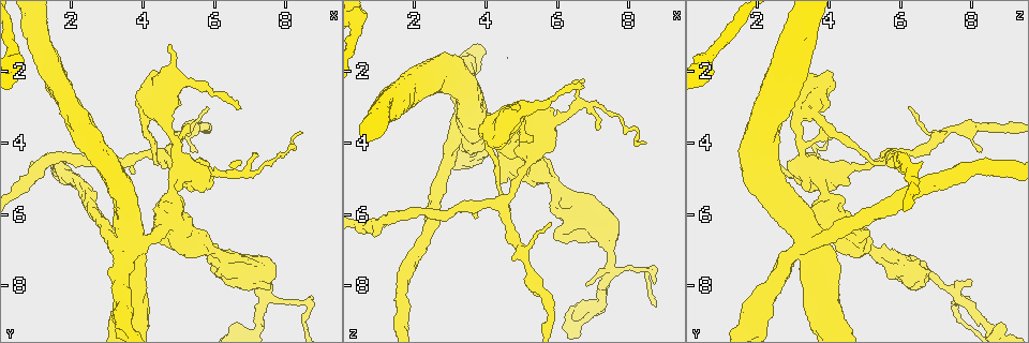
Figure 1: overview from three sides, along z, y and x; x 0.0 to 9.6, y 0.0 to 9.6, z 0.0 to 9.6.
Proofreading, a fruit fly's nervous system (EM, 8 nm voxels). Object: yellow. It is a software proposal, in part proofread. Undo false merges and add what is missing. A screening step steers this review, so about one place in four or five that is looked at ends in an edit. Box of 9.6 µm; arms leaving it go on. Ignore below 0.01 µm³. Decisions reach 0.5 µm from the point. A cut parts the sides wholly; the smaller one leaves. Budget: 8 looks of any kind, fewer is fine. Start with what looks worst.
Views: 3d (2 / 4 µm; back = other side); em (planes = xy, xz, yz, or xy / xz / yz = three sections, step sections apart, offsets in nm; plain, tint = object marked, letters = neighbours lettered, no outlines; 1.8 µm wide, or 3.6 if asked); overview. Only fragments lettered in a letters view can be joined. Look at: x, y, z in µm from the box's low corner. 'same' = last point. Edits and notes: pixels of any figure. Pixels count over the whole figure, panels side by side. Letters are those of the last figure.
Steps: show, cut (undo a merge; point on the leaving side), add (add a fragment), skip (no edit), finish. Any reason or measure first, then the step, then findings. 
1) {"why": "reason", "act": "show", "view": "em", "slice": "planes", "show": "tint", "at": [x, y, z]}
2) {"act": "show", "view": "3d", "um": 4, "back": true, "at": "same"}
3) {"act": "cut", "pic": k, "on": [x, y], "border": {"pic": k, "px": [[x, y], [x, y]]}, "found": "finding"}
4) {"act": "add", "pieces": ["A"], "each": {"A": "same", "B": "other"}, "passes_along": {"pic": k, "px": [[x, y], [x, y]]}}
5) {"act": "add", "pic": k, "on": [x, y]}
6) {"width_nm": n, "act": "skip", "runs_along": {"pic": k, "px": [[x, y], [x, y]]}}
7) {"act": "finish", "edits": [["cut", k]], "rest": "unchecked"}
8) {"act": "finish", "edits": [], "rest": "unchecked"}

{"why": "sharp bend", "act": "show", "view": "3d", "um": 4, "at": [6.80, 7.50, 6.15]}

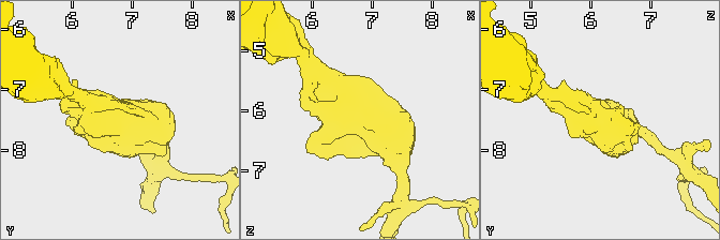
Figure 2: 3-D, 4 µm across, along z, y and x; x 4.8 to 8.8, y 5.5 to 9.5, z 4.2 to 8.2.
{"act": "show", "view": "em", "um": 3.6, "slice": "planes", "show": "tint", "at": [6.85, 7.55, 6.15]}

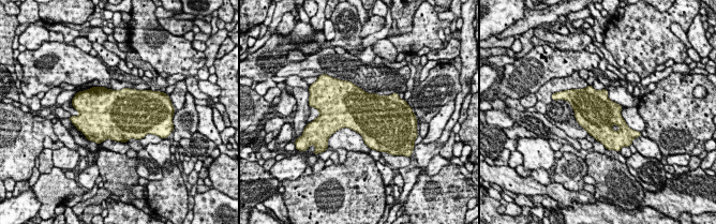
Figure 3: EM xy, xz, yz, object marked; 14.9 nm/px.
{"act": "show", "view": "em", "um": 3.6, "slice": "planes", "show": "letters", "at": "same"}

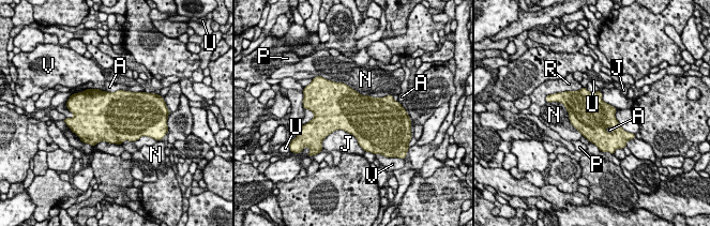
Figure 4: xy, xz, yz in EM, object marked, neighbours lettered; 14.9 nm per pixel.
{"width_nm": 600, "act": "skip", "each": {"A": "other", "J": "other", "N": "other", "P": "other", "R": "other", "U": "other", "V": "other"}, "found": "continuous, no second neuron"}

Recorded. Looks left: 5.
{"why": "arms part here", "act": "show", "view": "3d", "um": 4, "at": [4.85, 4.10, 3.30]}

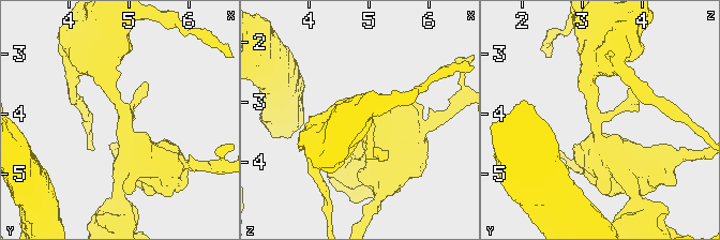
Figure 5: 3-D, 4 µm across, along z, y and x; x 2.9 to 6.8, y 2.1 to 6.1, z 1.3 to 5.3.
{"act": "show", "view": "em", "um": 3.6, "slice": "planes", "show": "letters", "at": [4.95, 4.10, 3.25]}

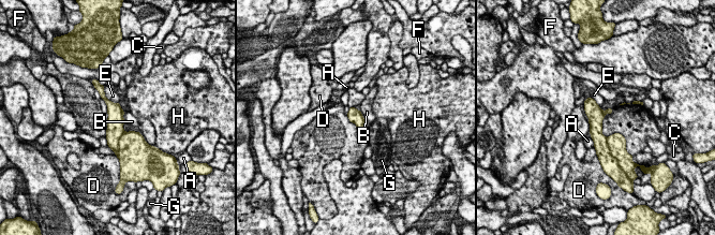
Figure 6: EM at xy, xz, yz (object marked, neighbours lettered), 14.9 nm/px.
{"act": "cut", "pic": 6, "on": [133, 148], "each": {"A": "other", "B": "other", "C": "other", "D": "other", "E": "other", "F": "other", "G": "other", "H": "other"}, "border": {"pic": 6, "px": [[124, 132], [119, 138], [116, 153]]}, "found": "a second neuron is stuck on"}

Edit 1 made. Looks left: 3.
{"act": "finish", "edits": [["cut", 6]], "rest": "unchecked"}

